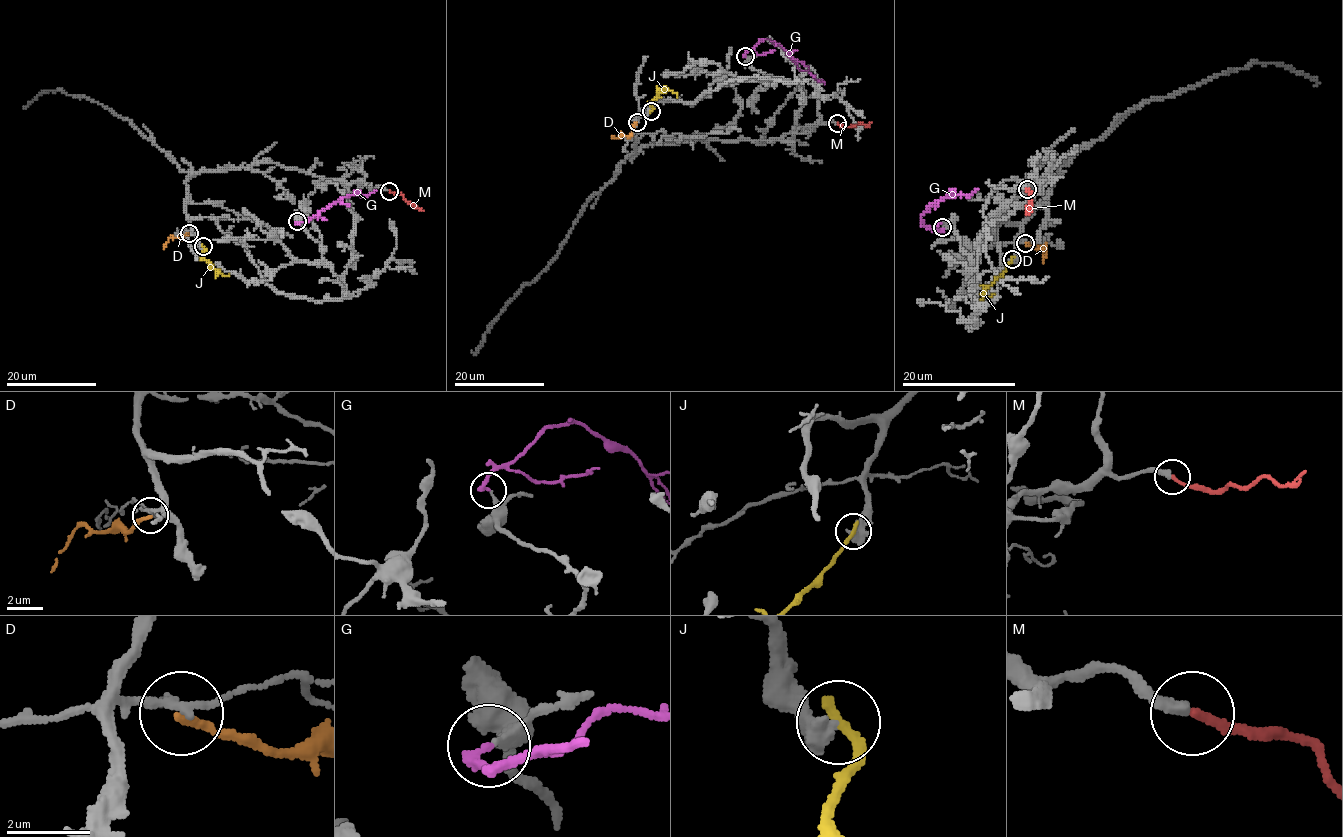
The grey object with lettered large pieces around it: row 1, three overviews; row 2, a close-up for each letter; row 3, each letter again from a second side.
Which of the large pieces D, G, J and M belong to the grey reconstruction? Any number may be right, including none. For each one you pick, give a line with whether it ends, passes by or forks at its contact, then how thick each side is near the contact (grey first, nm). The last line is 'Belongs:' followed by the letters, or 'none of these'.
M: it ends; calibres 320 and 200 nm
Belongs: M

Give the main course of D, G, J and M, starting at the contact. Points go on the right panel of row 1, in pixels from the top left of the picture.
D: (1025, 243), (1044, 246), (1044, 262)
G: (942, 228), (938, 230), (928, 228), (921, 220), (921, 215), (931, 205), (961, 192), (969, 195), (978, 188)
J: (1012, 259), (985, 295), (994, 295)
M: (1027, 189), (1031, 192), (1029, 210), (1025, 215)

